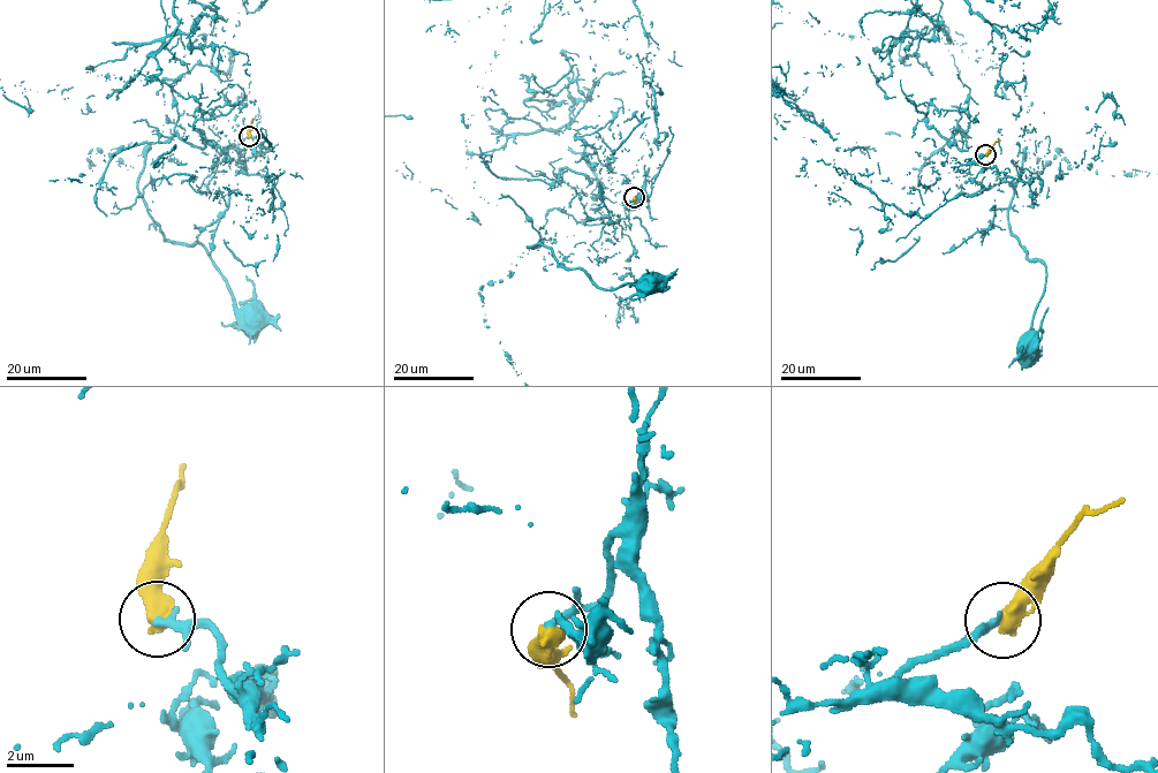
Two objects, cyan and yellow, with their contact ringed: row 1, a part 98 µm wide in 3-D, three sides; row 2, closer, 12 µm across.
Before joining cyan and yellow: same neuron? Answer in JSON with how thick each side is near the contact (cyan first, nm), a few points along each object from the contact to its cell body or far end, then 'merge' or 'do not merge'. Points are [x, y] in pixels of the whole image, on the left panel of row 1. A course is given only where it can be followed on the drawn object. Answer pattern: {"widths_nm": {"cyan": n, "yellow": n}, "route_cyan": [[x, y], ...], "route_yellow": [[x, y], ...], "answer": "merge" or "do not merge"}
{"widths_nm": {"cyan": 180, "yellow": 600}, "route_cyan": [[249, 137], [265, 146], [248, 157], [218, 110], [168, 120], [137, 183], [166, 240], [202, 245], [255, 317]], "route_yellow": [[249, 137], [252, 118]], "answer": "merge"}

